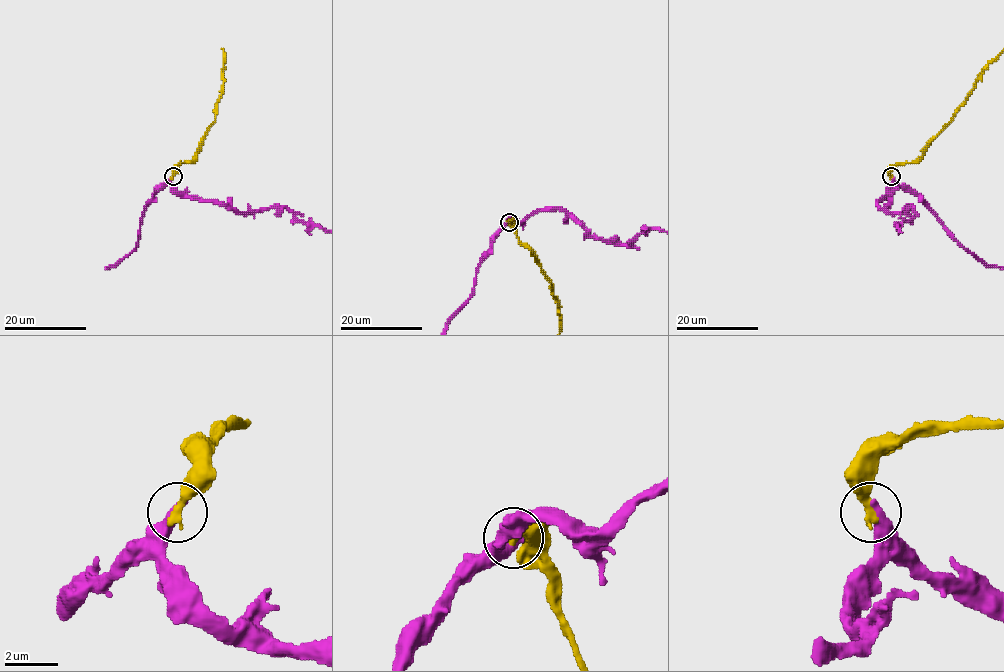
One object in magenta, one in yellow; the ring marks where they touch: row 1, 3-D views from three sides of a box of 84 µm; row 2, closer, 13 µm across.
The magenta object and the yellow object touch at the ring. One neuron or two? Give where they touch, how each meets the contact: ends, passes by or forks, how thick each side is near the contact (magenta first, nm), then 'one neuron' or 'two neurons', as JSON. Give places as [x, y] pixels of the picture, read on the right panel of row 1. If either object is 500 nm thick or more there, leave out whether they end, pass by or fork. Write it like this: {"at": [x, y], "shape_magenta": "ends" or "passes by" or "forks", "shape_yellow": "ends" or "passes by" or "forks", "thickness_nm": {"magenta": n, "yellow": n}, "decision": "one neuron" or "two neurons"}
{"at": [891, 176], "shape_magenta": "ends", "shape_yellow": "ends", "thickness_nm": {"magenta": 440, "yellow": 400}, "decision": "two neurons"}

